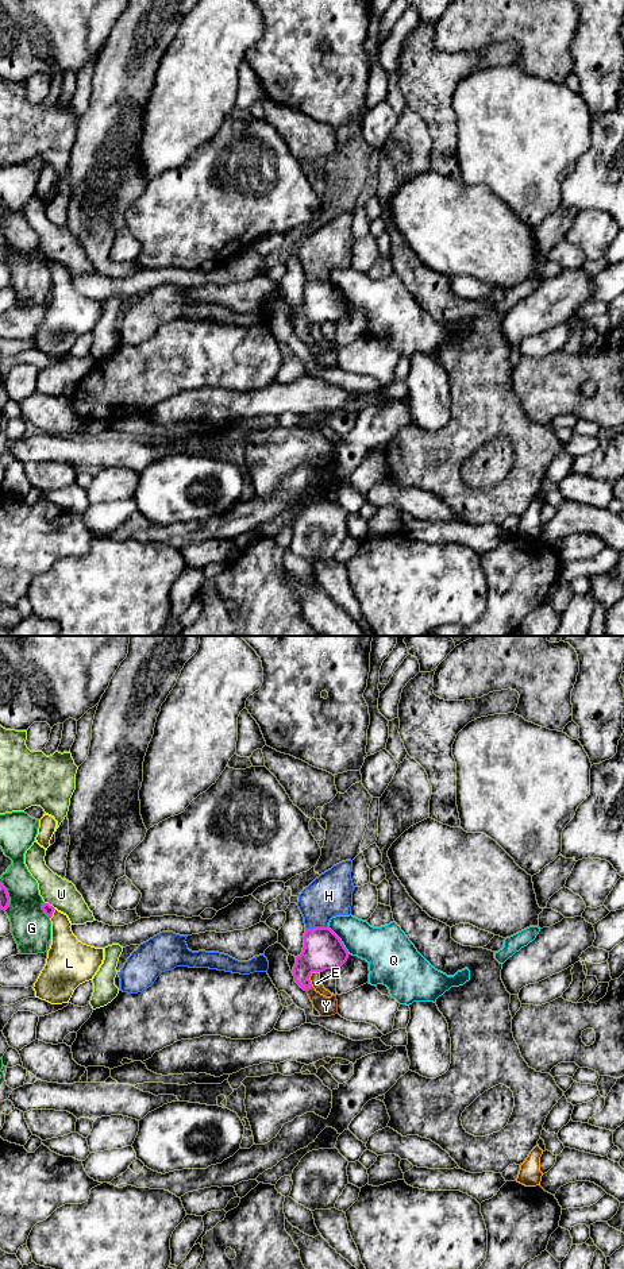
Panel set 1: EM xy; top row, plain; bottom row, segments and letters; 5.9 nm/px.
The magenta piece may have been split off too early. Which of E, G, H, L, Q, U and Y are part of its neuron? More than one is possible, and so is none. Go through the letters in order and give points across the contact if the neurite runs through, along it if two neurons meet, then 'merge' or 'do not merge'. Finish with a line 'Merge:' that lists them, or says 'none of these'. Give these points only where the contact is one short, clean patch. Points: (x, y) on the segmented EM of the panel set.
E: along xy (319, 971), (311, 974), (311, 986) | do not merge
G: do not merge
H: do not merge
L: do not merge
Q: do not merge
U: do not merge
Y: across xy (323, 949), (305, 967), (308, 988), (326, 1006) | merge
Merge: Y

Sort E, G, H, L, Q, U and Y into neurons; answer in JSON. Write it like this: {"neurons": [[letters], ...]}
{"neurons": [["E"], ["G"], ["H"], ["L"], ["Q"], ["U"], ["Y"]]}

